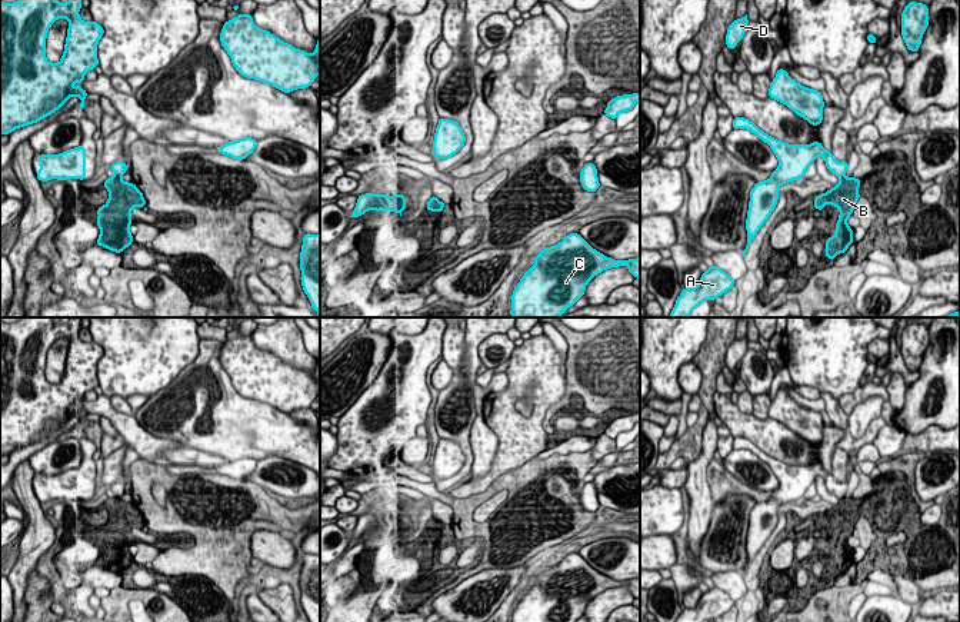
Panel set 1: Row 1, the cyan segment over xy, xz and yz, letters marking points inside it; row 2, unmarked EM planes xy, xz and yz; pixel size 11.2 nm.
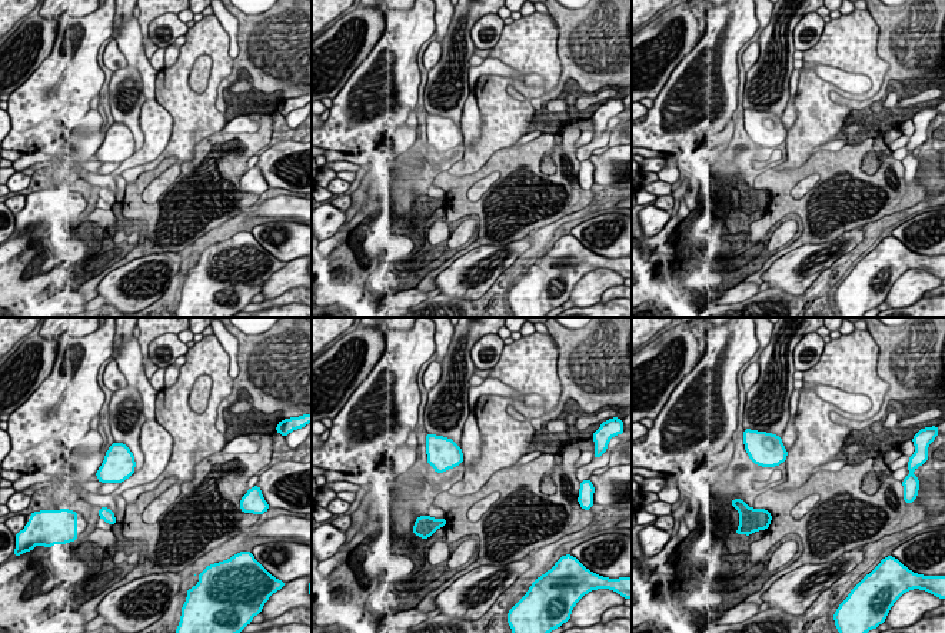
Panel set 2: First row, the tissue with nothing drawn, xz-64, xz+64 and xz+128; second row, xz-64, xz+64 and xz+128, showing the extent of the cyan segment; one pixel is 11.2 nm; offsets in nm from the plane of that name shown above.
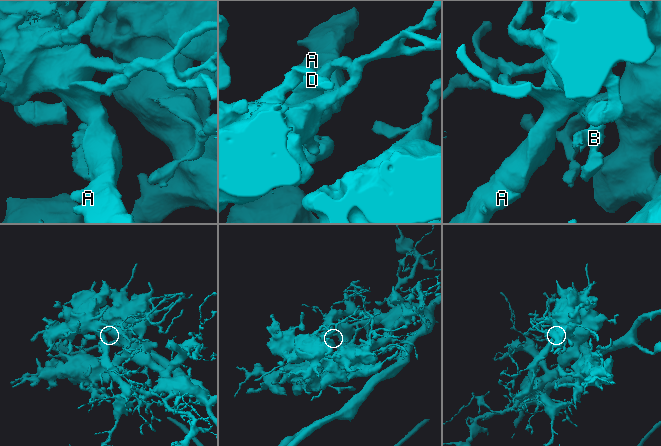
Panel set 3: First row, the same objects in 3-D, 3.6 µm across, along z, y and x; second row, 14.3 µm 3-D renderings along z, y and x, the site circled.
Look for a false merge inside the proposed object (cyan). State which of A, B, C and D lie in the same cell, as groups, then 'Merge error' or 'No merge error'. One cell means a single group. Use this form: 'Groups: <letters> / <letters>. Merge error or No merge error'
Groups: A C D / B. Merge error

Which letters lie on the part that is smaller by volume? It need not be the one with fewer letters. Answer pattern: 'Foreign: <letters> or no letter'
Foreign: B

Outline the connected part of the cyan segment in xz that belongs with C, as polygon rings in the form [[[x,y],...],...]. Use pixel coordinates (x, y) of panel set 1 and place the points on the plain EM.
[[[579,553],[564,556],[533,581],[536,585],[514,608],[511,622],[576,622],[594,596],[623,585],[640,599],[640,578],[614,581],[593,569]]]

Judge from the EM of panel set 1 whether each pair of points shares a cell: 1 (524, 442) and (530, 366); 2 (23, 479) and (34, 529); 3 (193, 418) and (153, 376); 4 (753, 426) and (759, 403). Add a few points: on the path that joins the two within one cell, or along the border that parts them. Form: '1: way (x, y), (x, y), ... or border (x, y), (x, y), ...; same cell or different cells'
1: way (534, 423), (539, 413), (539, 385); same cell
2: way (24, 492), (34, 516); same cell
3: border (189, 363), (166, 386), (150, 396); different cells
4: border (752, 415), (760, 419), (767, 418); different cells

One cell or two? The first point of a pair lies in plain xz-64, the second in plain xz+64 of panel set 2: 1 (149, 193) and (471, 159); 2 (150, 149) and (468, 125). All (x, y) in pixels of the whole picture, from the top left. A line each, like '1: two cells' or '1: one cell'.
1: one cell
2: one cell

